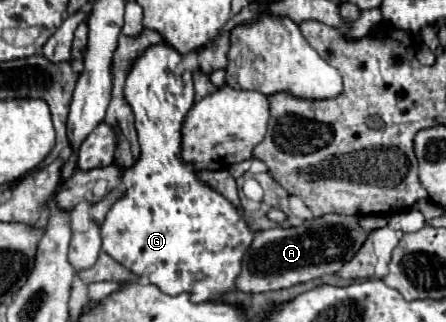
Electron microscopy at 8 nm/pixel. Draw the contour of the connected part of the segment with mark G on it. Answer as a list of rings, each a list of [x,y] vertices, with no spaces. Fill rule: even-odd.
[[[167,44],[151,46],[143,56],[139,56],[139,60],[135,60],[125,80],[125,100],[131,104],[135,114],[141,156],[129,170],[125,170],[121,180],[127,188],[125,196],[107,212],[105,222],[101,224],[101,236],[103,252],[133,274],[149,278],[151,284],[159,286],[167,294],[187,292],[193,302],[207,302],[235,290],[235,280],[241,274],[243,258],[251,248],[255,230],[249,224],[239,228],[243,210],[205,184],[193,164],[181,160],[181,126],[193,106],[191,70],[181,72],[181,60],[183,56]]]

